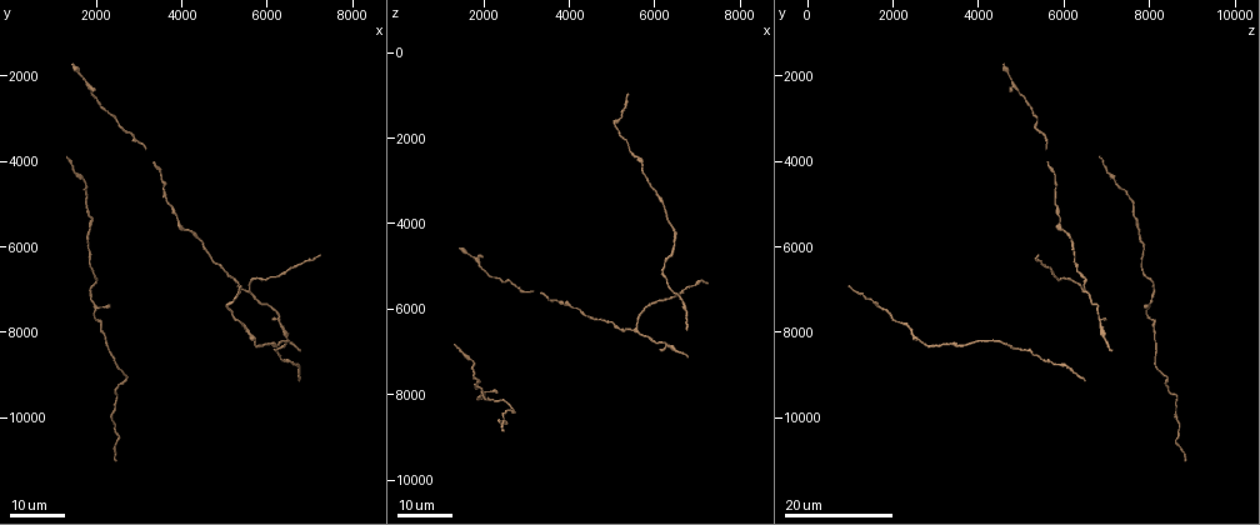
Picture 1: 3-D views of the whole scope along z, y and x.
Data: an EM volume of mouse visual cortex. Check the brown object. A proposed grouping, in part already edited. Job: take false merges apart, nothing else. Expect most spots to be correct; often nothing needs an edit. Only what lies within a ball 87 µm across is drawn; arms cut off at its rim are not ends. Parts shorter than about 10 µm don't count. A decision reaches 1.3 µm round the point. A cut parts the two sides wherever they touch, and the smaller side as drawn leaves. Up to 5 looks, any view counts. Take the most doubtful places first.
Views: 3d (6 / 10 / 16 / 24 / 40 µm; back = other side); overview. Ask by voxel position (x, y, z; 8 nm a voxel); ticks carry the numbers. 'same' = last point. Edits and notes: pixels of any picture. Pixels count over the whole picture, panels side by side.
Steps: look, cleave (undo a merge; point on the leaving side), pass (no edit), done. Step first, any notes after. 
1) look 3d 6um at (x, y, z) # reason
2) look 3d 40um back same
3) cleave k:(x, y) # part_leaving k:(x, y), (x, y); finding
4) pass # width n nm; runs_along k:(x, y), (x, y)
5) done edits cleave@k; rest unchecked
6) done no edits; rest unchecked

look 3d 16um at (5550, 7050, 6450) # thin arm on a thick one

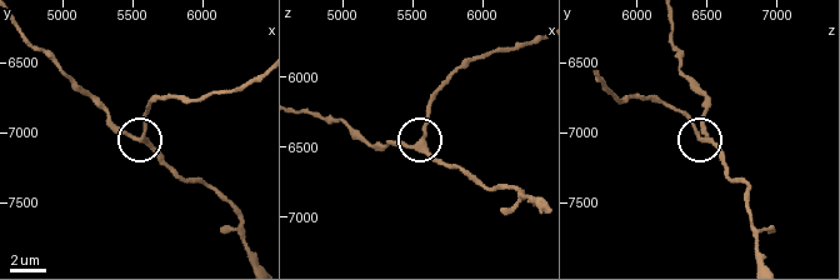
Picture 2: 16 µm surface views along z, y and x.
look 3d 10um at (5600, 7040, 6500) # zoom in

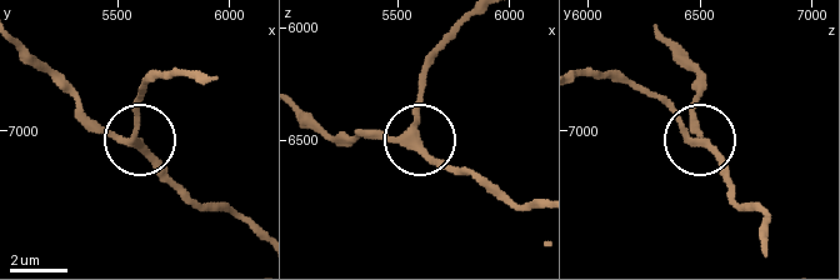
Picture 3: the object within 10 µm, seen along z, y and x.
pass # runs_along 3:(305, 115), (334, 136), (413, 136), (420, 129), (420, 89); all the same neuron

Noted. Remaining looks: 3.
look 3d 24um at (2650, 9100, 8350) # abrupt turn

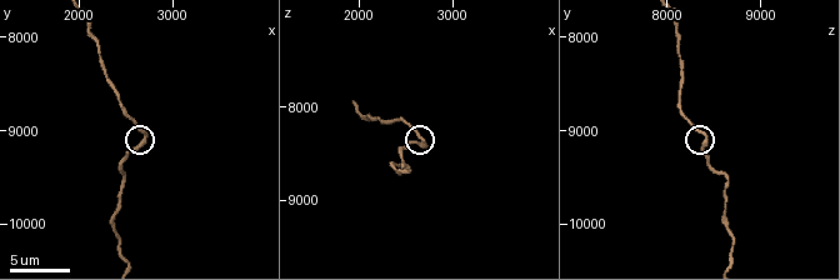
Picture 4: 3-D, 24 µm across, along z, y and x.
look 3d 10um at (2700, 9100, 8450)

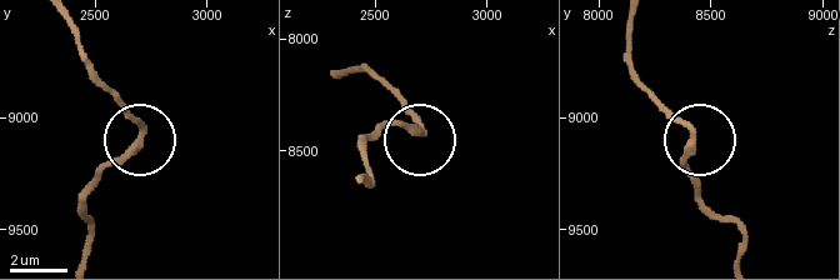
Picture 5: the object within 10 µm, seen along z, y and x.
pass # runs_along 5:(633, 26), (635, 70), (690, 134), (683, 163), (696, 189); continuous, no second neuron

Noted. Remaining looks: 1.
done no edits; rest unchecked

